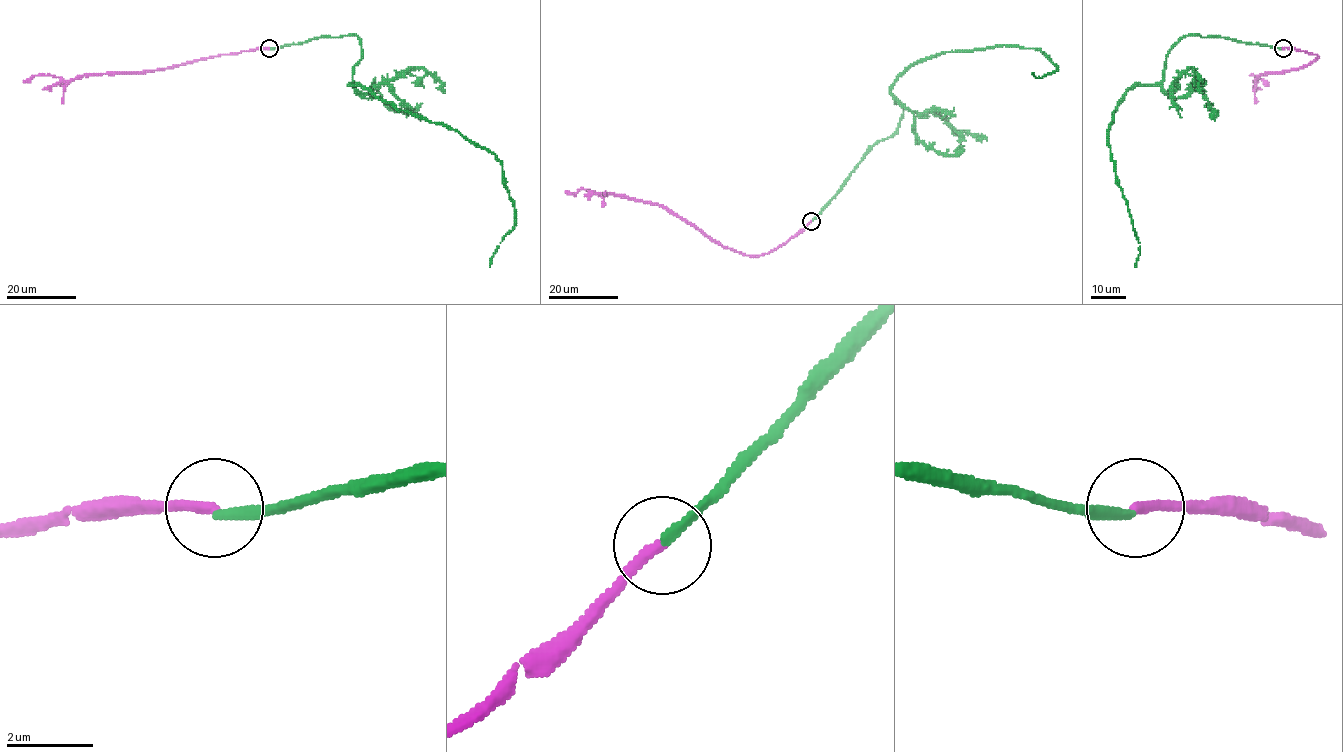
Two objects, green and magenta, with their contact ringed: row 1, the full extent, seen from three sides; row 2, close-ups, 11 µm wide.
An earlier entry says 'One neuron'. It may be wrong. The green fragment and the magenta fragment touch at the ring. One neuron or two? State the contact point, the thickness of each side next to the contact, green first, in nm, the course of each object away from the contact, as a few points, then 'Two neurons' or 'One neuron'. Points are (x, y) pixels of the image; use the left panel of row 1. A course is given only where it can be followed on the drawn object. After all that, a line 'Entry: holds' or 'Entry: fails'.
Place: (269, 48). Thickness 200 nm (green) against 240 nm. Course of green: (269, 49), (355, 35), (361, 53), (349, 84), (457, 130), (495, 156), (514, 225), (489, 267). Course of magenta: (269, 48), (141, 72), (84, 76), (68, 81), (52, 75), (39, 75), (23, 82). Two neurons
Entry: fails

